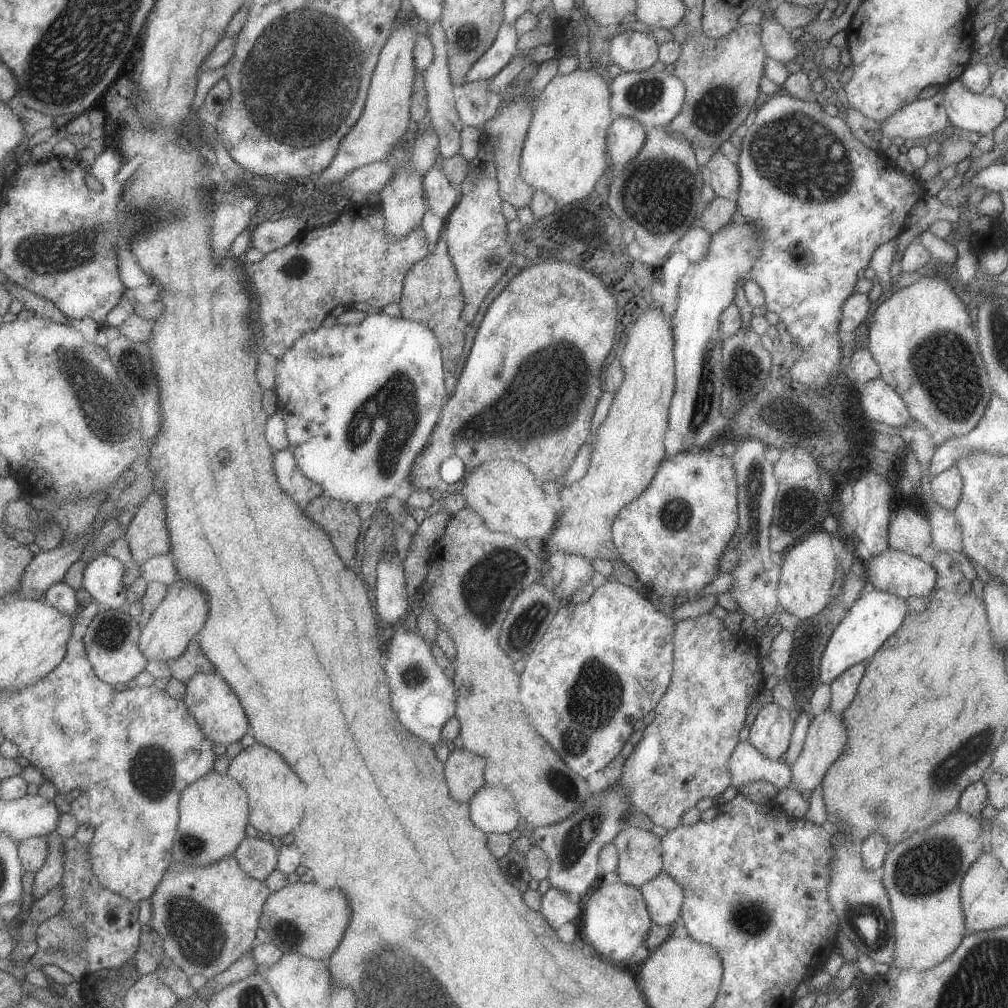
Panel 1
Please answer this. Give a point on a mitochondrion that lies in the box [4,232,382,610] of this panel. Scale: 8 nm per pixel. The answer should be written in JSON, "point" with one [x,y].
{"point":[106,425]}

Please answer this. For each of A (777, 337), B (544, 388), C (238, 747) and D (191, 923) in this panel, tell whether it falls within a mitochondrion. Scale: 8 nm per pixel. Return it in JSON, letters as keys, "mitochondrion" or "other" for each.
{"A":"other","B":"mitochondrion","C":"other","D":"mitochondrion"}

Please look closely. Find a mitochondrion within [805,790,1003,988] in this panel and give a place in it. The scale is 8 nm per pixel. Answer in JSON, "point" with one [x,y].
{"point":[925,869]}

